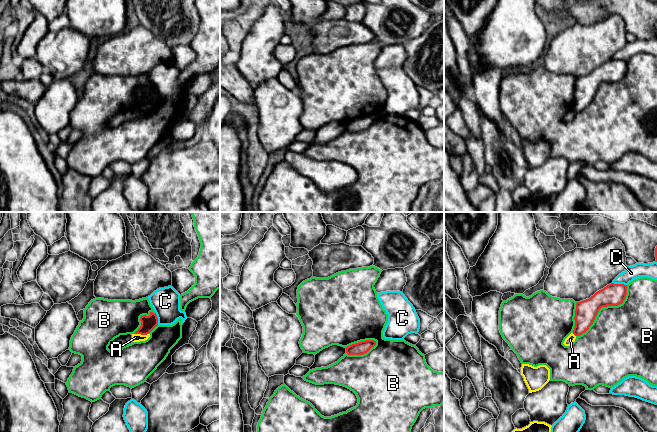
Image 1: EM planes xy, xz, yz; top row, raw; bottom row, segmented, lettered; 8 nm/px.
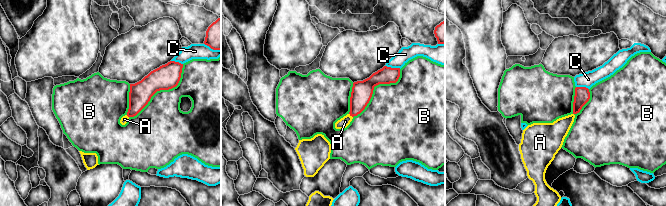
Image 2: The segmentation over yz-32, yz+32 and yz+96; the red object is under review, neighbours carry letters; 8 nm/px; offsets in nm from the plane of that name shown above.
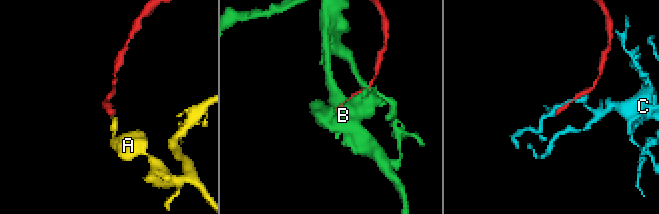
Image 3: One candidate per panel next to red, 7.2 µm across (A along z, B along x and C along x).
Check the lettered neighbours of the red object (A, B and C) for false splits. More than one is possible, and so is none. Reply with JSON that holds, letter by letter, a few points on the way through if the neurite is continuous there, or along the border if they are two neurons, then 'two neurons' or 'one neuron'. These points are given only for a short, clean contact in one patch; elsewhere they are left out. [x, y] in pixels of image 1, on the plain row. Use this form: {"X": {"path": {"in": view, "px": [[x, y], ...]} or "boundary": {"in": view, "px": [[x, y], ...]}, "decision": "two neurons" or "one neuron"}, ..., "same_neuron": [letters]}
{"A": {"boundary": {"in": "xy", "px": [[134, 109], [148, 110]]}, "decision": "two neurons"}, "B": {"decision": "two neurons"}, "C": {"decision": "two neurons"}, "same_neuron": []}

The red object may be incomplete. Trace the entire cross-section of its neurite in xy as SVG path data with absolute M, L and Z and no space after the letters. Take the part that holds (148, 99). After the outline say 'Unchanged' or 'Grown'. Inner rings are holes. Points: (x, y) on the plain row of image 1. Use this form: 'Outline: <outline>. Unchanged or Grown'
Outline: M150 88L149 92L141 92L140 97L141 102L134 110L147 111L158 101L157 91L153 88Z. Unchanged

